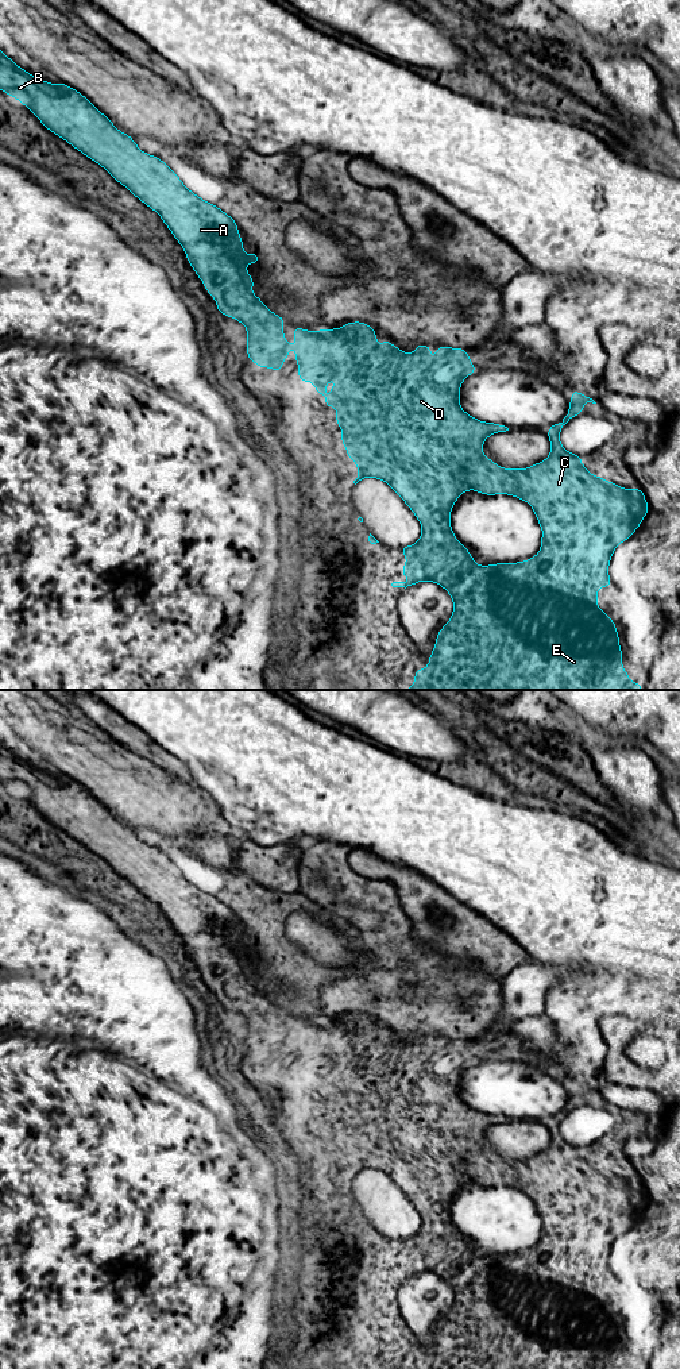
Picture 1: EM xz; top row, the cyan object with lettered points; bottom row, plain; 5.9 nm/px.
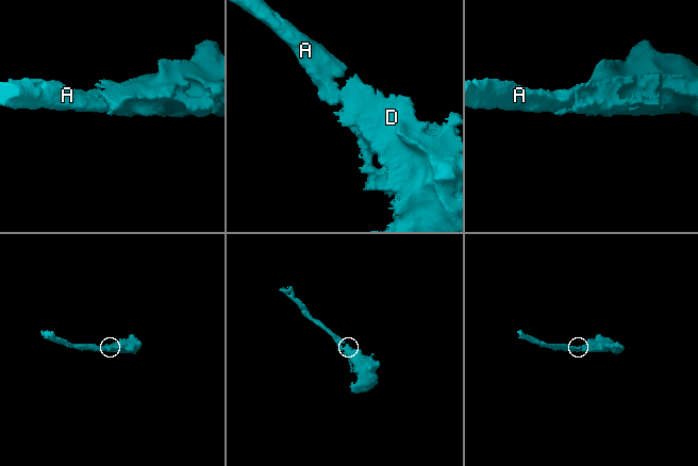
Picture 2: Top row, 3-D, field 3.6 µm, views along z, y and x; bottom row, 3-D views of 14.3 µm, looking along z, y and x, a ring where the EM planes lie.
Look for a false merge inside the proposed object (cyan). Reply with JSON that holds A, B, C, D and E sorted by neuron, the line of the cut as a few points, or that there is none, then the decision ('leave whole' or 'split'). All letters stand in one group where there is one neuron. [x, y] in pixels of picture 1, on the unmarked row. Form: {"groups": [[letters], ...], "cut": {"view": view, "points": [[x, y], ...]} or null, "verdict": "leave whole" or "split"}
{"groups": [["A", "B", "C", "D", "E"]], "cut": null, "verdict": "leave whole"}

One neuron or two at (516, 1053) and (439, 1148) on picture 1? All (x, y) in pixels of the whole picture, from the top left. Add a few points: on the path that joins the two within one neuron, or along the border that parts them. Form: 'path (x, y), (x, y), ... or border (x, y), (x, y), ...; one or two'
path (480, 1051), (470, 1052), (439, 1083), (439, 1113); one

